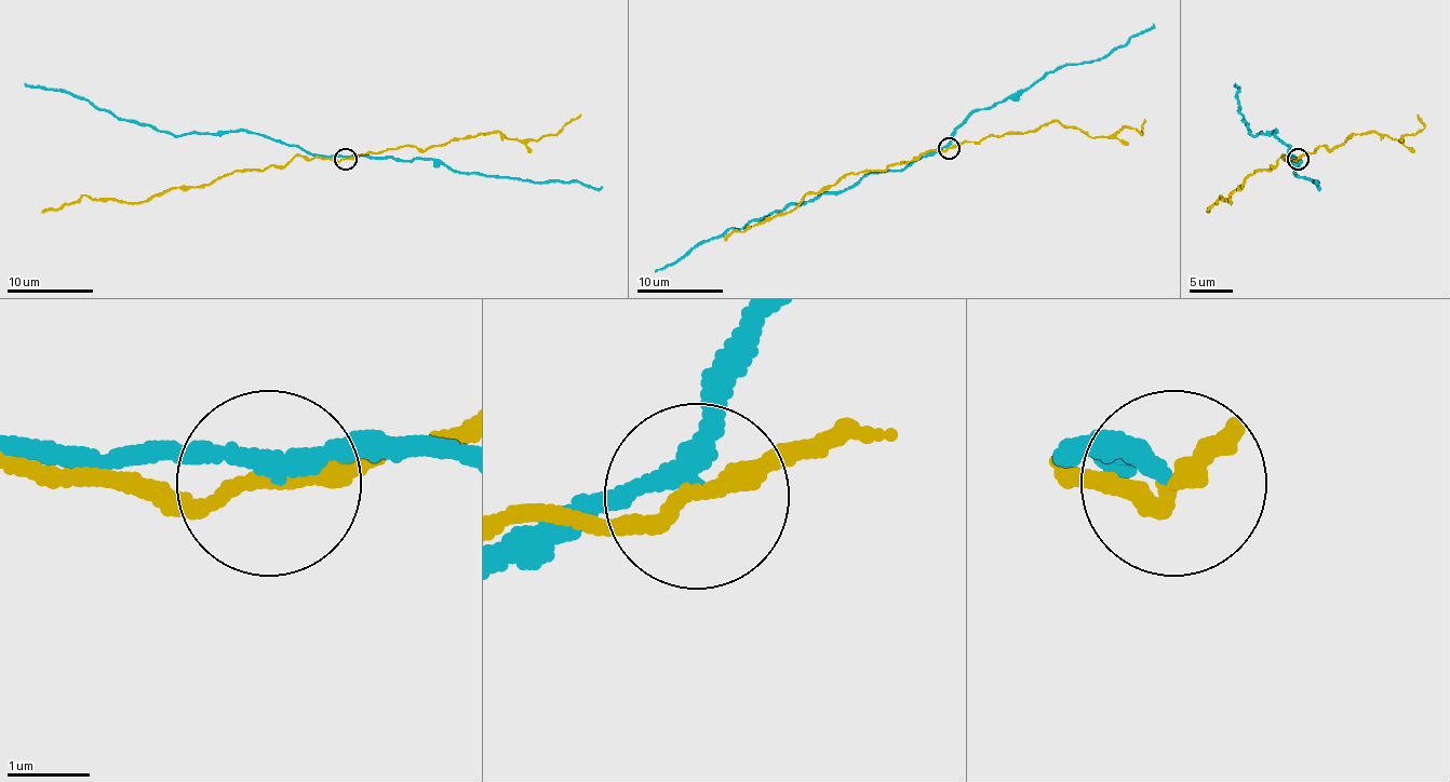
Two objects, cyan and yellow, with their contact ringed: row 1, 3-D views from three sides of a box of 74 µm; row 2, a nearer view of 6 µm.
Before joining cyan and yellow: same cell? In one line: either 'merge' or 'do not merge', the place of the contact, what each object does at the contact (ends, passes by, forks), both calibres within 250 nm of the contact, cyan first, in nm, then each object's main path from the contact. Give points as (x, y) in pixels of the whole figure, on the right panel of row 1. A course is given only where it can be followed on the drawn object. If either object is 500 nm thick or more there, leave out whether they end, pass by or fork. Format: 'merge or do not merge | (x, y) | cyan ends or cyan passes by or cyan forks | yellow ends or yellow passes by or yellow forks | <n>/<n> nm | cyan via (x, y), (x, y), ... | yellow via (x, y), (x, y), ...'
do not merge | (1298, 159) | cyan passes by | yellow passes by | 200/190 nm | cyan via (1296, 160), (1286, 156), (1289, 144), (1274, 137), (1276, 131), (1249, 135), (1236, 94), (1236, 83) | yellow via (1298, 160), (1280, 156), (1271, 171), (1253, 171), (1243, 188), (1230, 192), (1230, 203), (1219, 194), (1209, 212)

